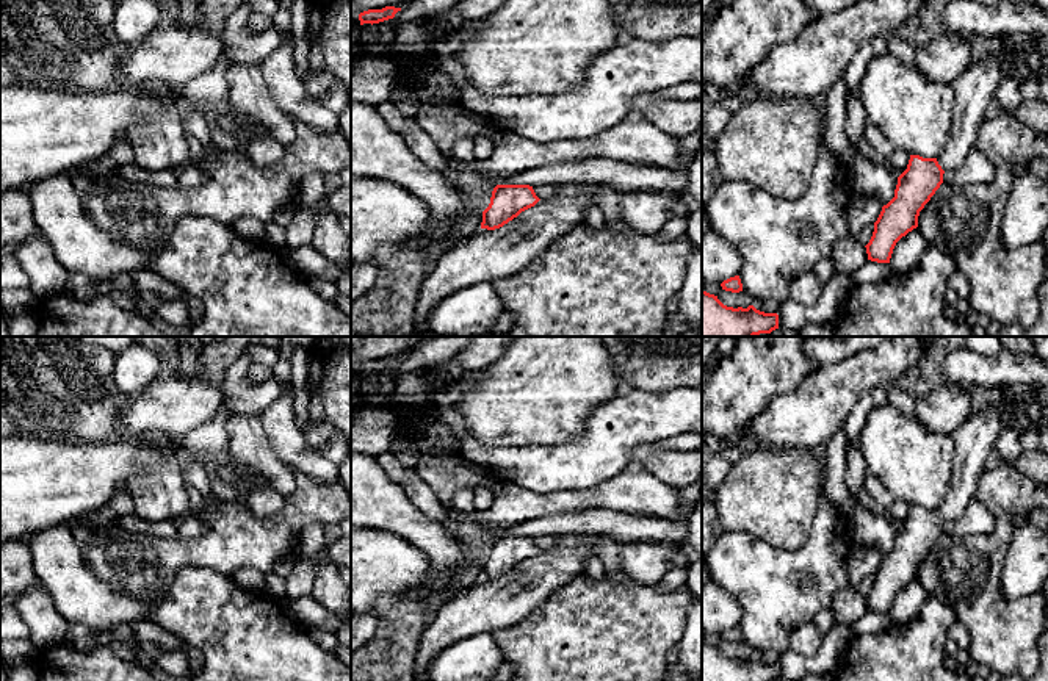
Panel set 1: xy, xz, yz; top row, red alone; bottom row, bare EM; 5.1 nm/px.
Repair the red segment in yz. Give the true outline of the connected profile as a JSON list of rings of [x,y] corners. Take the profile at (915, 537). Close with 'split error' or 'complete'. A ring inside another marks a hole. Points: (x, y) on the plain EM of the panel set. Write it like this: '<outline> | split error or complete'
[[[993,396],[990,405],[974,412],[954,432],[956,459],[949,492],[937,509],[910,506],[907,520],[898,528],[894,548],[882,557],[874,573],[873,587],[865,596],[868,611],[890,614],[896,593],[918,578],[920,562],[943,534],[943,524],[959,520],[976,498],[985,460],[996,448],[1001,431],[1001,401]]] | split error

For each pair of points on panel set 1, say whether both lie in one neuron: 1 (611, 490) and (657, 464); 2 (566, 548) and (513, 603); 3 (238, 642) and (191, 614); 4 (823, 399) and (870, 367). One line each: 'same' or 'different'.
1: different
2: same
3: same
4: same

